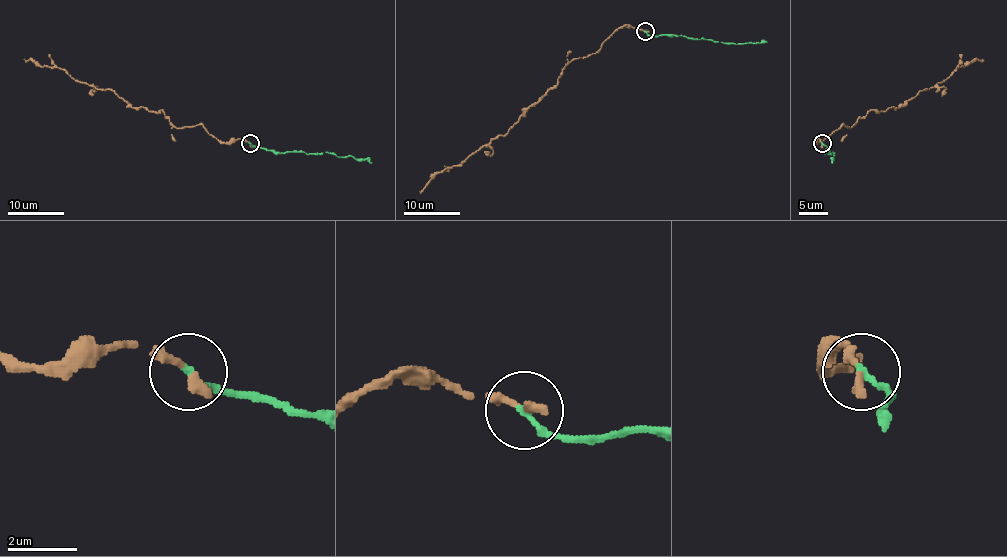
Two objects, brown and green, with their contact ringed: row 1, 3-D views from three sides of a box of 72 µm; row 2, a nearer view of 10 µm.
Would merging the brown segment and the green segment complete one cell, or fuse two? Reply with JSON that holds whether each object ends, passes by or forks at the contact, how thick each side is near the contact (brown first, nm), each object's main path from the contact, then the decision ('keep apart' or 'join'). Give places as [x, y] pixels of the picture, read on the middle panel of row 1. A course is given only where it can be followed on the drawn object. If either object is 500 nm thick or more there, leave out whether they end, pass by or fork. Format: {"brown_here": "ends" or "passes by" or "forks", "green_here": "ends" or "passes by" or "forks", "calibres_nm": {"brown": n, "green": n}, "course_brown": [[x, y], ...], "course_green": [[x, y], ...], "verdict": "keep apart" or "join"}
{"brown_here": "ends", "green_here": "ends", "calibres_nm": {"brown": 300, "green": 220}, "course_brown": [[645, 31], [623, 25], [597, 51], [572, 59], [558, 82], [508, 132], [458, 166], [439, 171], [419, 191]], "course_green": [[645, 31], [650, 35], [675, 35], [735, 44], [767, 42]], "verdict": "join"}

